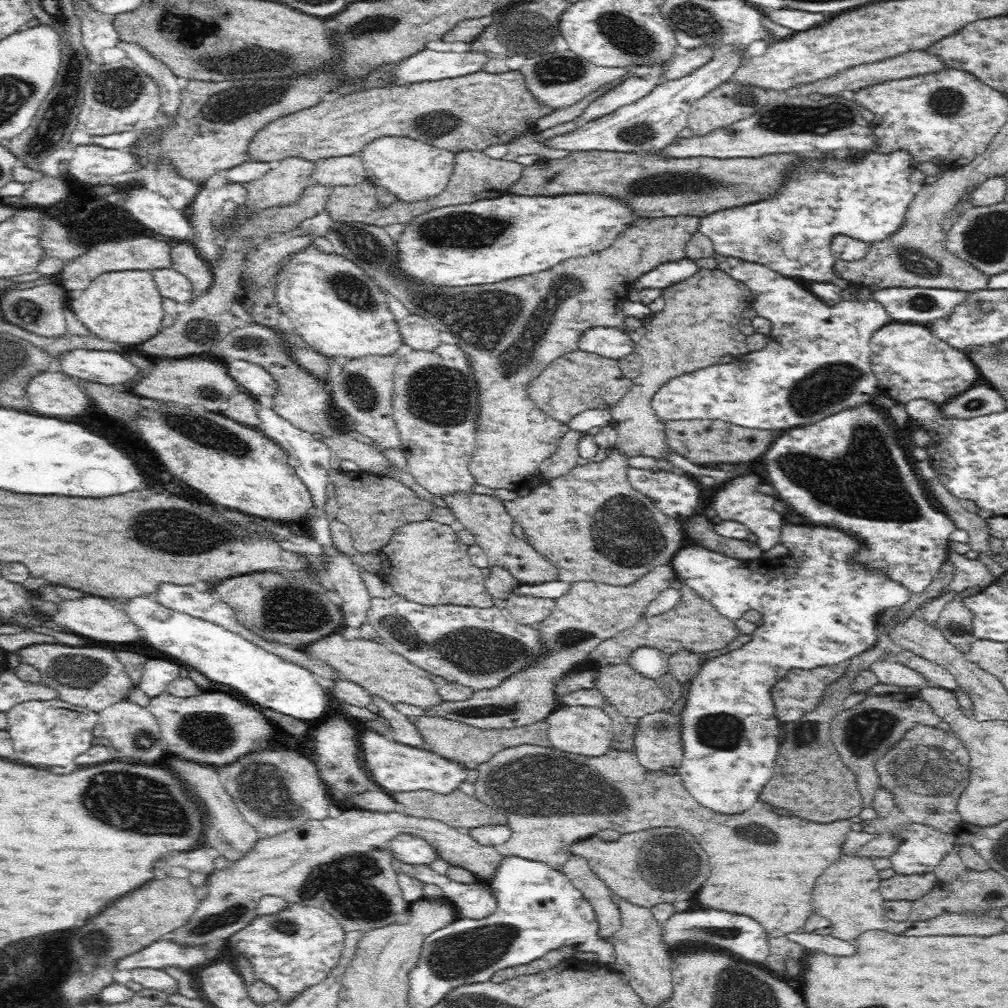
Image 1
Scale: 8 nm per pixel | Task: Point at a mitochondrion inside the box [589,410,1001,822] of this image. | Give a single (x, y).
(847, 488)

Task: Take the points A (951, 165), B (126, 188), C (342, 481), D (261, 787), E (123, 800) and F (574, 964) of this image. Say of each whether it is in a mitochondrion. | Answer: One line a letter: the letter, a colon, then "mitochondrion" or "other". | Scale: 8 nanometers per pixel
A: other
B: other
C: other
D: mitochondrion
E: mitochondrion
F: other

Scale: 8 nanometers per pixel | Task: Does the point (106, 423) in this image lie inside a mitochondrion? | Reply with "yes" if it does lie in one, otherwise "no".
no

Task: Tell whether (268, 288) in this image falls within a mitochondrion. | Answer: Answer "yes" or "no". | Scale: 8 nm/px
no

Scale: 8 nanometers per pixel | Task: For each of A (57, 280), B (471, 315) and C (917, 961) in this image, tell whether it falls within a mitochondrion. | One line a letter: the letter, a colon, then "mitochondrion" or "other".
A: other
B: mitochondrion
C: other

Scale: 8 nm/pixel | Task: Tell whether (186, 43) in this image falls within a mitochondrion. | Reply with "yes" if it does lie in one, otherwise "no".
yes

